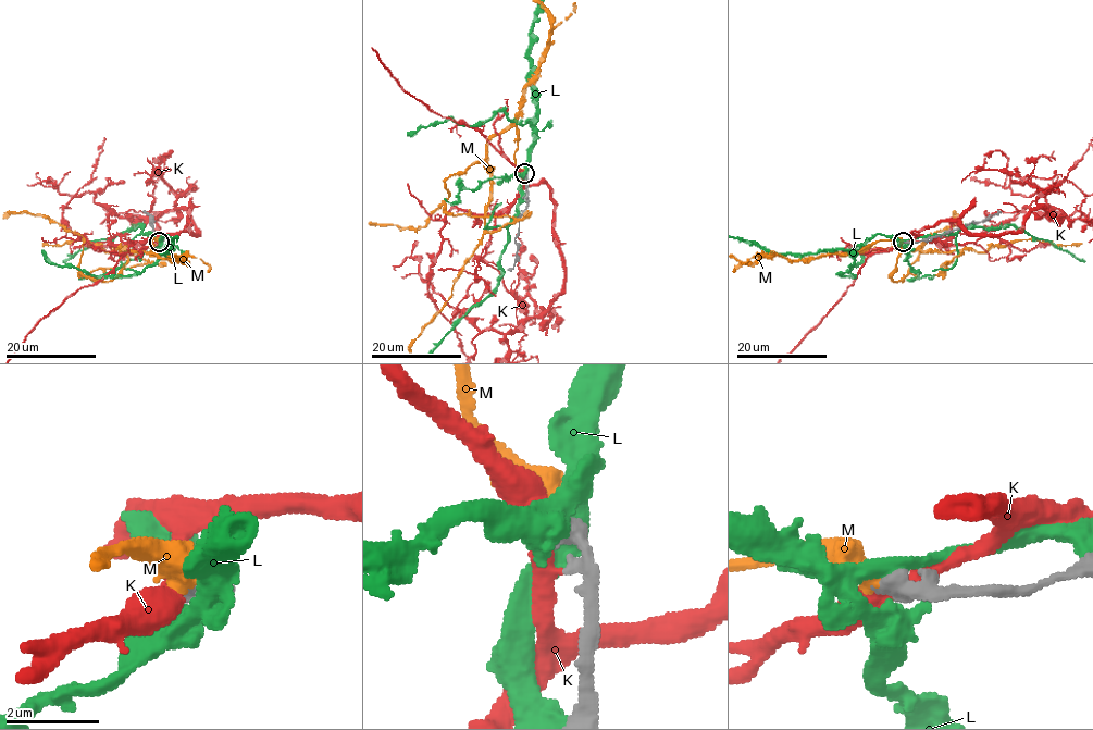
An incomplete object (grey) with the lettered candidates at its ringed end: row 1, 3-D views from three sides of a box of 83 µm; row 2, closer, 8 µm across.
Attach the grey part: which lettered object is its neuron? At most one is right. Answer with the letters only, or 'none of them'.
M

